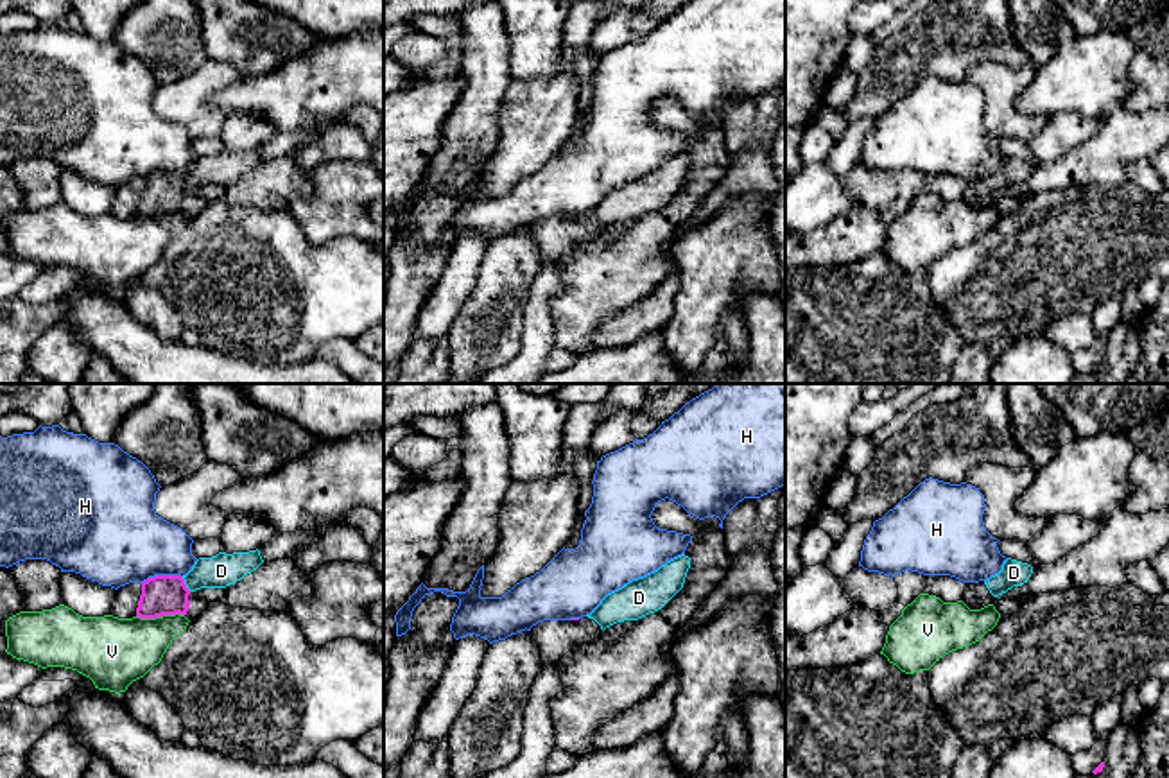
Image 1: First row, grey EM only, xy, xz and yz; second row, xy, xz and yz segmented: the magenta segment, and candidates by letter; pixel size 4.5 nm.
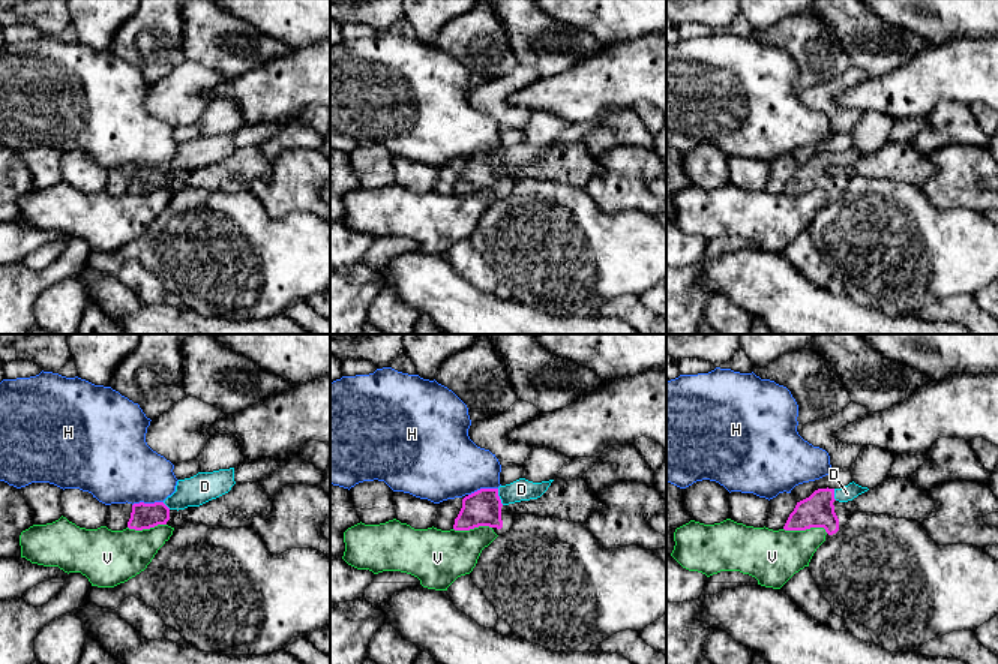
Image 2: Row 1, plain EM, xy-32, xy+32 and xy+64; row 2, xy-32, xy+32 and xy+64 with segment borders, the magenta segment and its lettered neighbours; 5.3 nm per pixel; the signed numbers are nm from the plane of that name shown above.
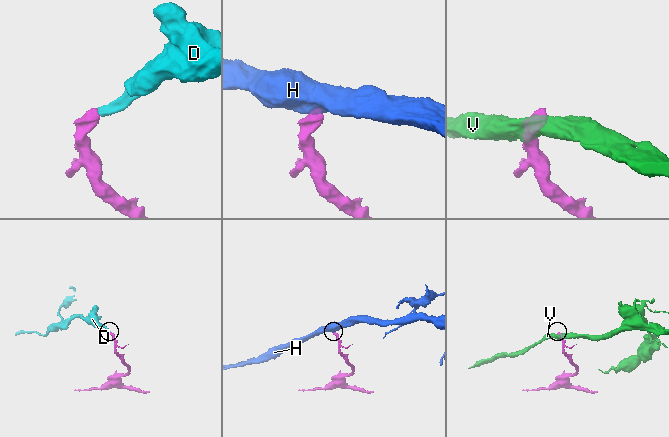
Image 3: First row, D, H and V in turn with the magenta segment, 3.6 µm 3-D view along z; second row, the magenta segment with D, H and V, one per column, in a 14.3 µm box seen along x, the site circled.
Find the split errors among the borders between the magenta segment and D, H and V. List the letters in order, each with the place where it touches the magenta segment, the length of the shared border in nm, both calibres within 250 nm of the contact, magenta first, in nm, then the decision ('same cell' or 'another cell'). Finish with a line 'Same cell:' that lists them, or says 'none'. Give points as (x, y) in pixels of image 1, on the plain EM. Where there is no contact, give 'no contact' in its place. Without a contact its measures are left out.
D: contact xy (185, 183); length 80 nm; calibres 180 and 150 nm; same cell
H: contact xy (160, 174); length 190 nm; calibres 180 and 400 nm; another cell
V: contact xy (160, 214); length 220 nm; calibres 180 and 300 nm; another cell
Same cell: D

